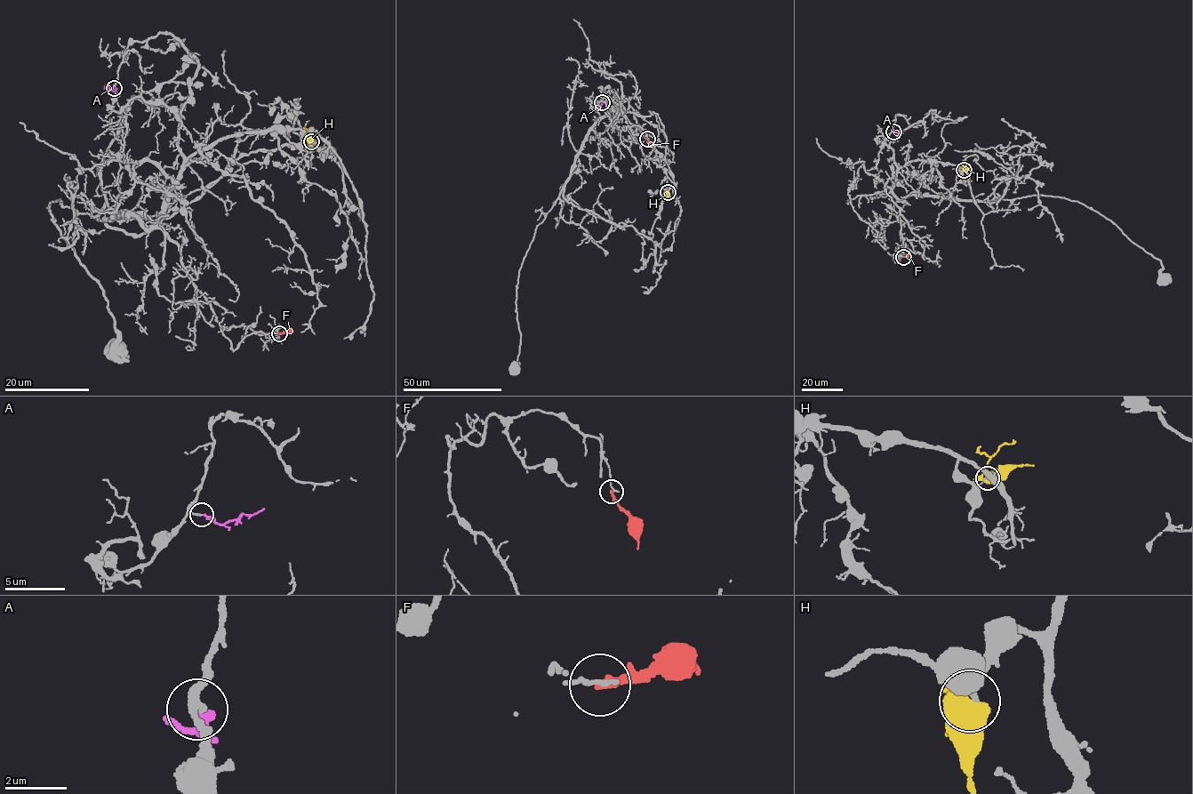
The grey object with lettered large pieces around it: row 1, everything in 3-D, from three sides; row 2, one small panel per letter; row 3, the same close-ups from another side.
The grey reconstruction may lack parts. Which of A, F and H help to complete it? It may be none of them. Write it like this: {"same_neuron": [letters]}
{"same_neuron": ["A"]}

